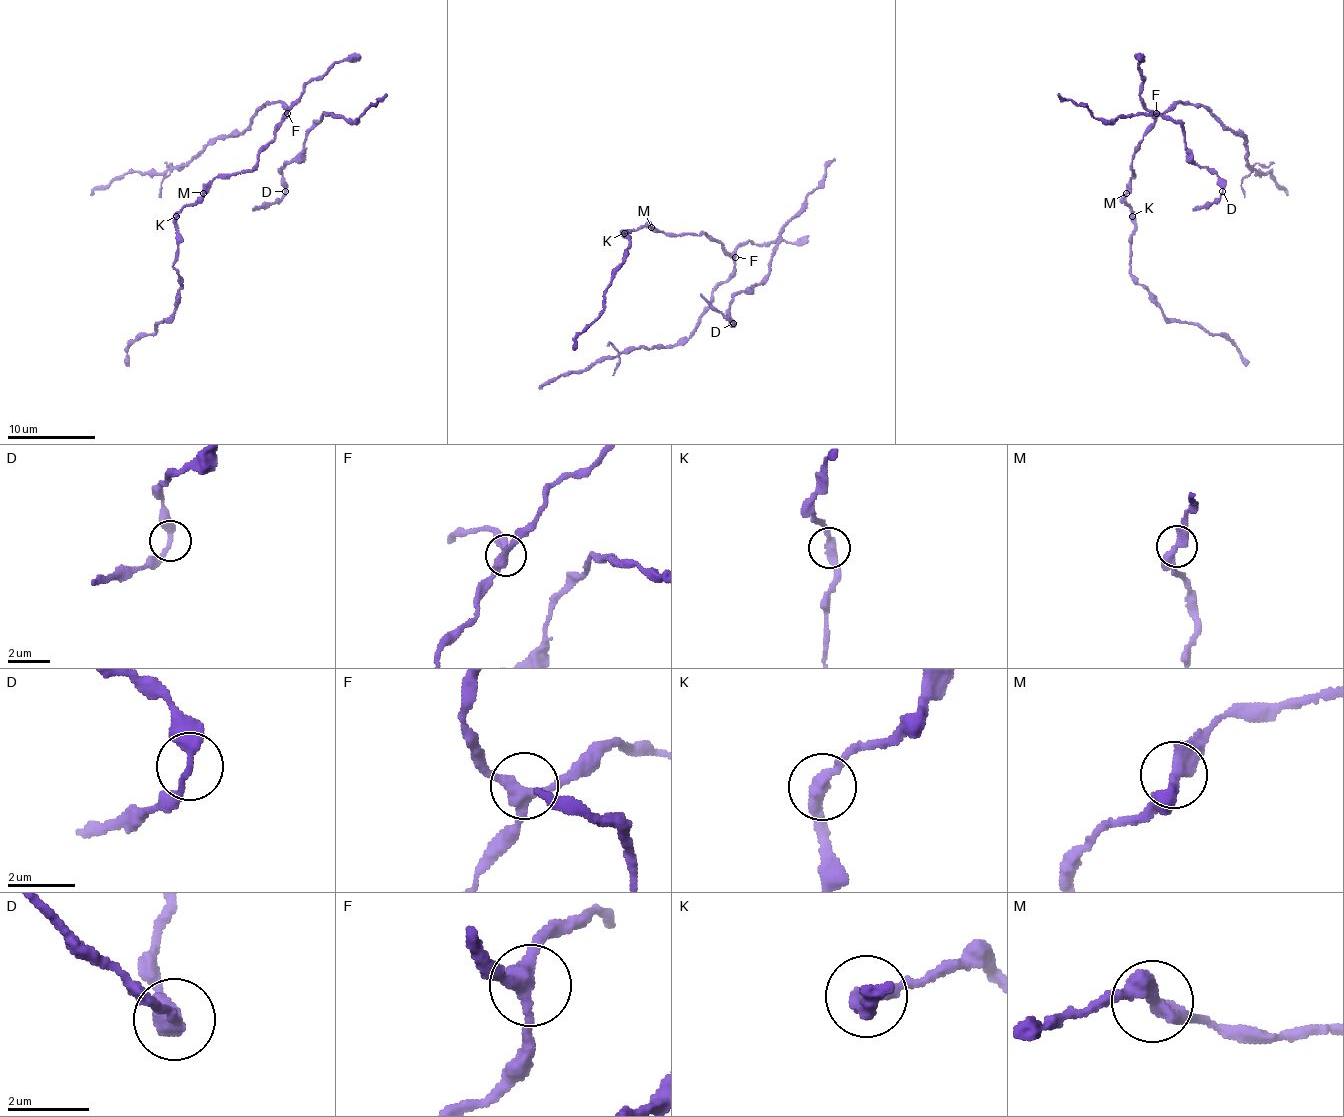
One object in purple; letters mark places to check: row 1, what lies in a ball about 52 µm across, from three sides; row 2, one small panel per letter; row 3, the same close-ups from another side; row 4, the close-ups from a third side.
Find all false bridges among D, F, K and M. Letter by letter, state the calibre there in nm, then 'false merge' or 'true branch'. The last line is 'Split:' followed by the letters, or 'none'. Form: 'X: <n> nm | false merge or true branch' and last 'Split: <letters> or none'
D: 300 nm | true branch
F: 320 nm | true branch
K: 360 nm | true branch
M: 320 nm | true branch
Split: none

